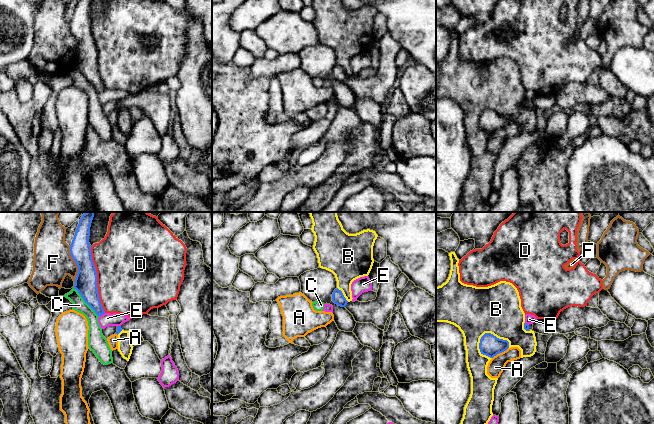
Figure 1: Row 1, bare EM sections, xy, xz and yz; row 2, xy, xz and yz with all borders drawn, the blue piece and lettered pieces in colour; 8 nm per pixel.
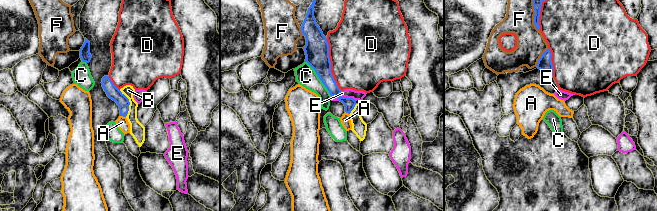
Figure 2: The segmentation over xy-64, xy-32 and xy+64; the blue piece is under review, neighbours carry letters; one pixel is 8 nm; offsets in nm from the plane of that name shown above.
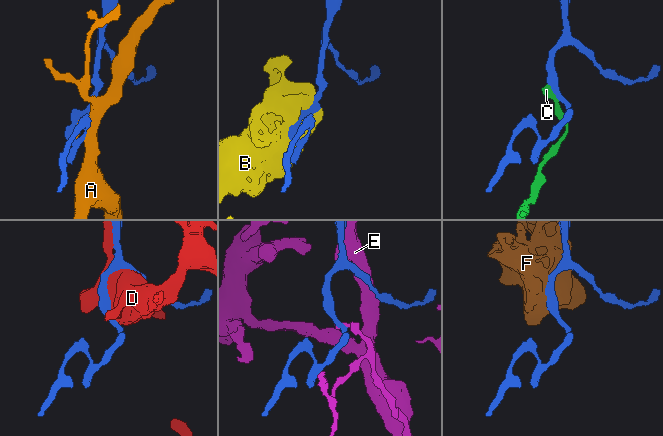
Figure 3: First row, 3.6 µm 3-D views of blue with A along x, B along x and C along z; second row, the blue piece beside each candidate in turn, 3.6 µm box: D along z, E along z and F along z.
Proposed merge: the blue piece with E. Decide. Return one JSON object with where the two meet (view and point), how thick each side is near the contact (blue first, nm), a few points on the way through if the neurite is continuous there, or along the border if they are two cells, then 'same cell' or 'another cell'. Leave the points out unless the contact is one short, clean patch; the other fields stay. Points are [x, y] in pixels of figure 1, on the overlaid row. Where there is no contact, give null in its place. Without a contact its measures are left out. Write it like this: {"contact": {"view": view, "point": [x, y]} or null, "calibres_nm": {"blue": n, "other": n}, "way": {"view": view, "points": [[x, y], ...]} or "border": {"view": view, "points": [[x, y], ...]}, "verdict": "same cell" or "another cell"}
{"contact": {"view": "xy", "point": [101, 314]}, "calibres_nm": {"blue": 160, "other": 110}, "border": {"view": "xy", "points": [[104, 312], [99, 316]]}, "verdict": "another cell"}

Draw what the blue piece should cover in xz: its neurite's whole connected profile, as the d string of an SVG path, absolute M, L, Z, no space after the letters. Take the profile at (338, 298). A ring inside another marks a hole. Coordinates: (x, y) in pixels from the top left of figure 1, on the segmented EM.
M387 256L379 267L380 285L375 300L368 302L348 302L338 288L332 294L332 301L338 306L345 307L359 323L372 323L379 329L385 329L386 322L392 315L397 302L398 291L395 288L396 279L402 273L399 266Z

